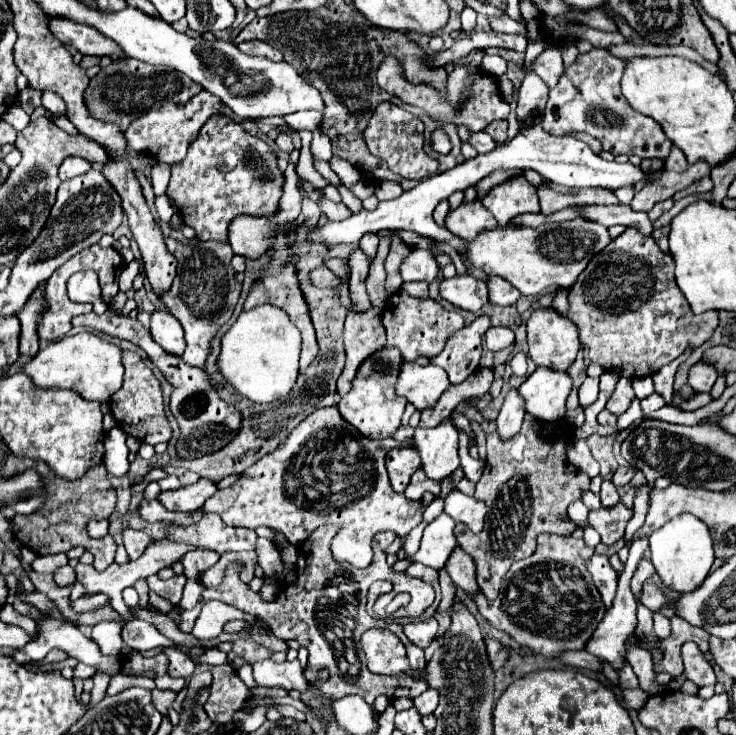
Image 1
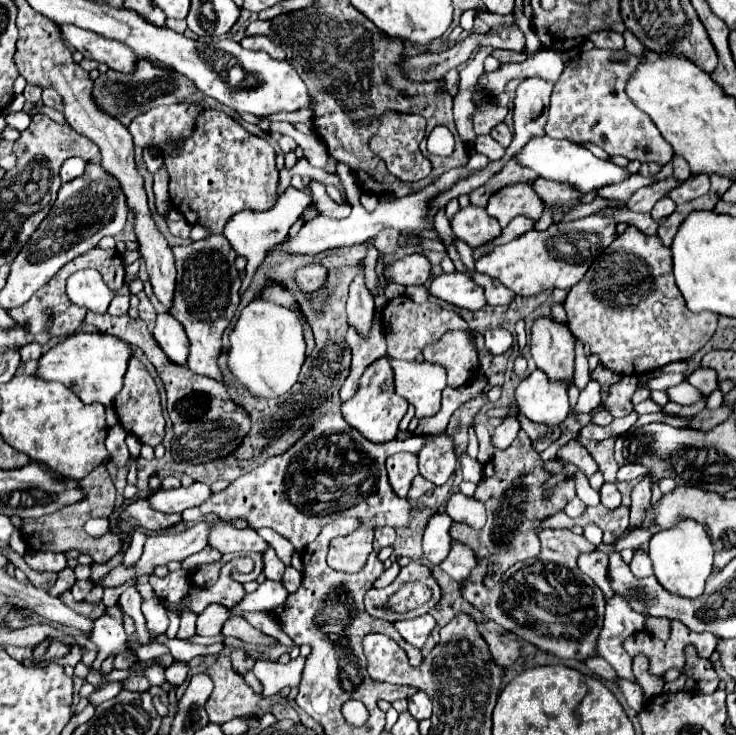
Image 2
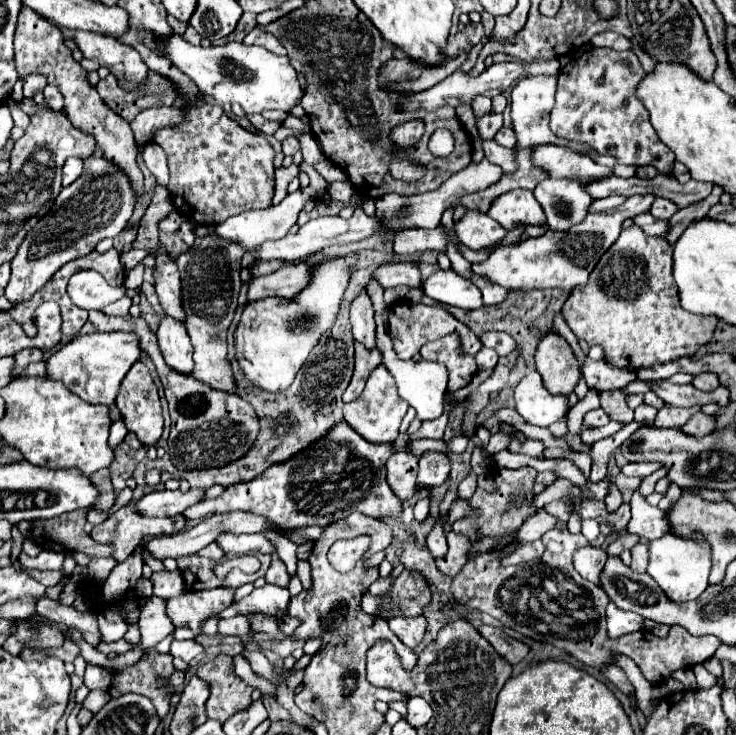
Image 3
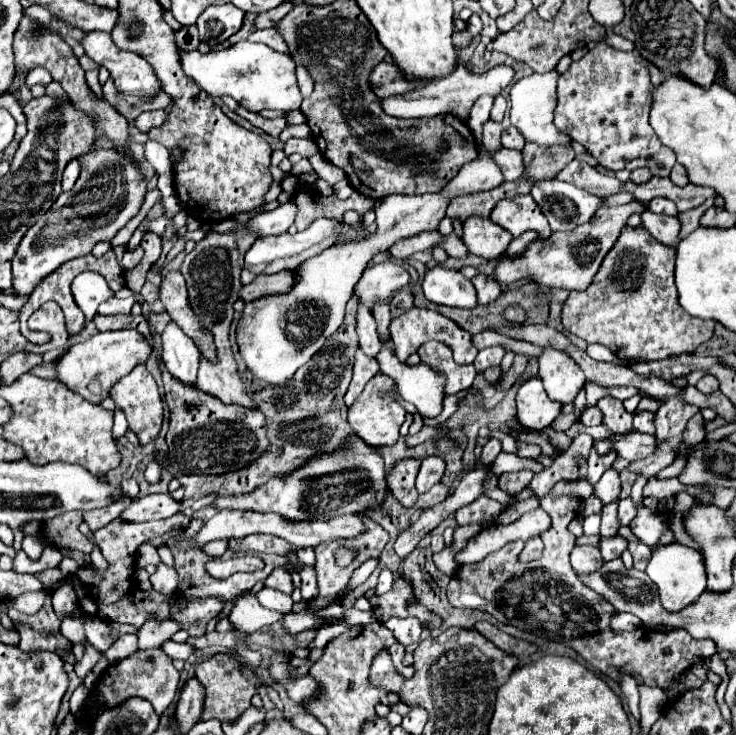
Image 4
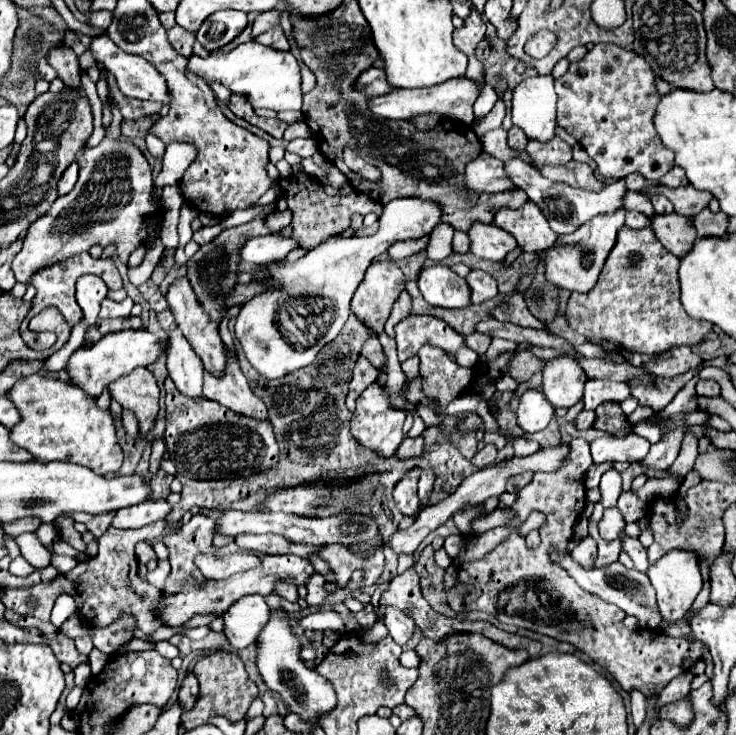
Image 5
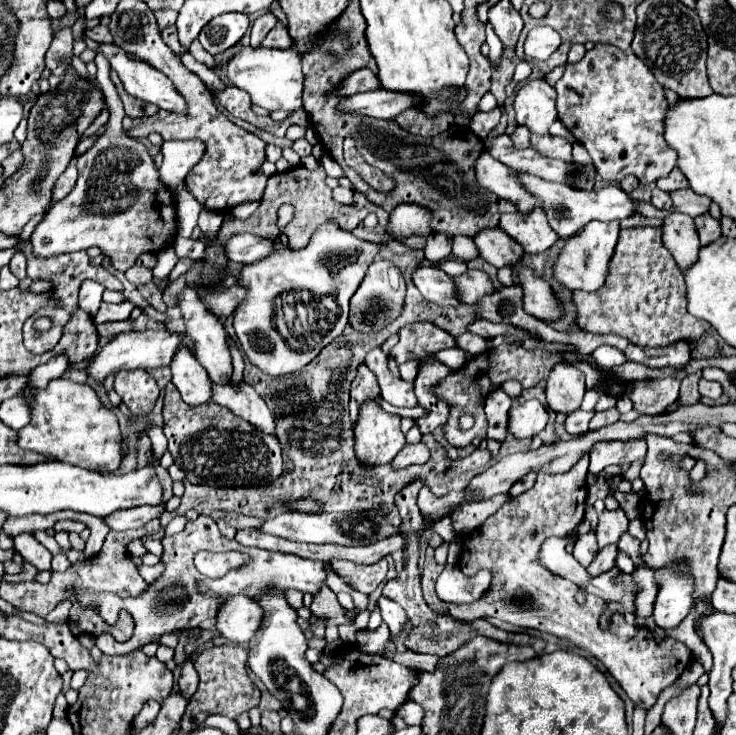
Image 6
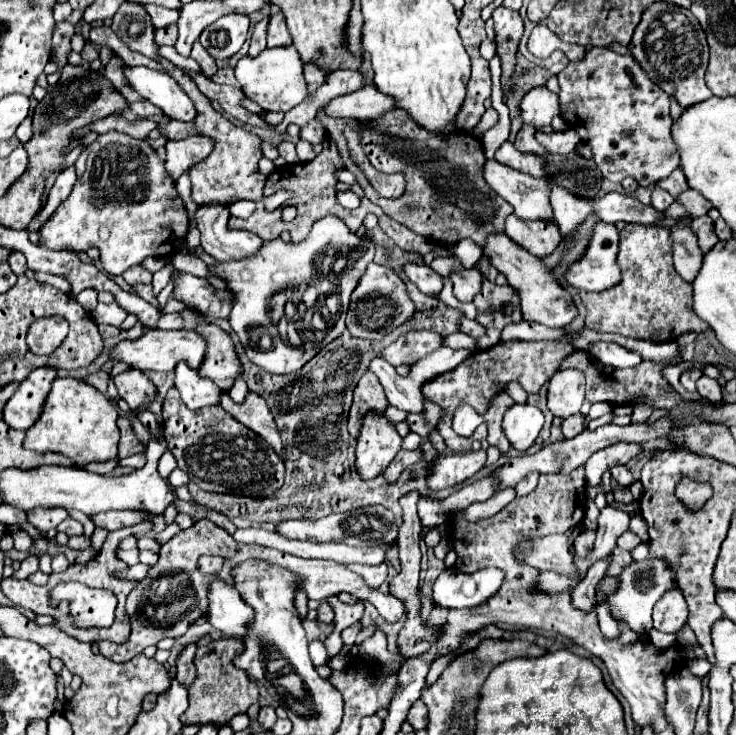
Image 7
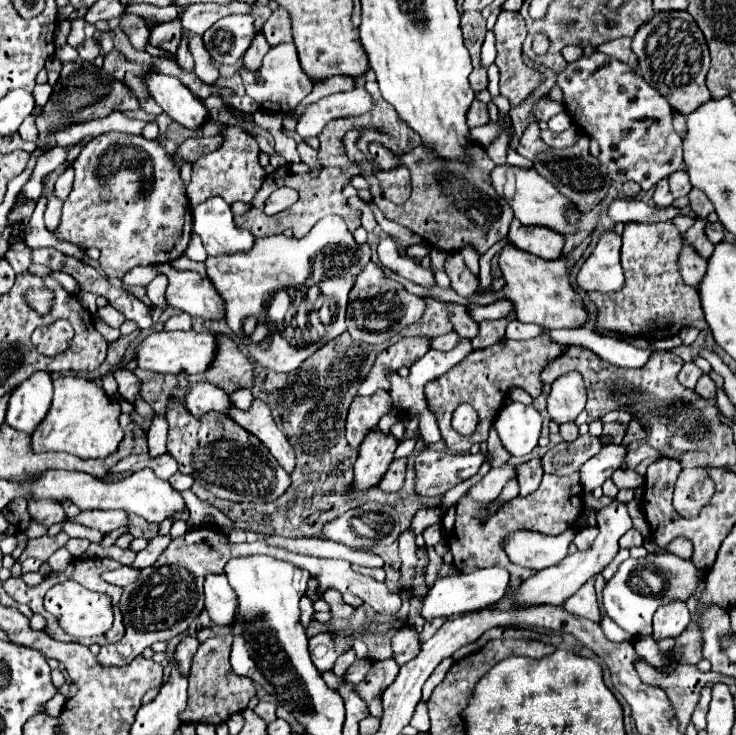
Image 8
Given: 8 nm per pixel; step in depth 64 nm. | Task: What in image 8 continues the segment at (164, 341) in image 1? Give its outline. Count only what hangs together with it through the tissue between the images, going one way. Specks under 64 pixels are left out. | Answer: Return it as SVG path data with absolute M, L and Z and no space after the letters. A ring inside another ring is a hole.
M186 374L178 376L178 384L188 392L186 408L192 416L200 418L208 412L218 412L218 414L230 416L232 400L226 392L220 392L220 388L216 388L212 384L188 384Z

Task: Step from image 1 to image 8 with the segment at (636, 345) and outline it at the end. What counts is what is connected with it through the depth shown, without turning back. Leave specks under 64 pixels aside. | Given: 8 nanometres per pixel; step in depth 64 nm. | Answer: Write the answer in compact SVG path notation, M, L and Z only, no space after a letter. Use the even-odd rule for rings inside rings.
M628 222L622 234L622 268L626 276L624 288L612 294L588 294L588 298L598 306L596 326L644 338L674 336L684 326L706 330L708 324L704 312L700 310L698 292L684 284L678 272L680 250L682 234L672 222Z

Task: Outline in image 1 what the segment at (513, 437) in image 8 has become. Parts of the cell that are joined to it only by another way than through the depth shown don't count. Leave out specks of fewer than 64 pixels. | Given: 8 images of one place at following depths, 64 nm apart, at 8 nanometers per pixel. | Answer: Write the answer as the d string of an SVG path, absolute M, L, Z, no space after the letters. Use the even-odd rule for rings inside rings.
M536 368L518 388L524 398L524 410L540 422L558 422L566 414L566 398L572 390L572 380L566 372Z

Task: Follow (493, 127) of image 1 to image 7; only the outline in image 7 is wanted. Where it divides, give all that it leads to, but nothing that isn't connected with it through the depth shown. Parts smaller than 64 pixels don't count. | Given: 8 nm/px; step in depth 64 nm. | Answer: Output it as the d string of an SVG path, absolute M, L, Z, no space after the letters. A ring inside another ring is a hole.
M524 124L522 130L520 130L518 136L516 136L514 146L516 146L520 152L530 152L530 154L538 154L538 156L548 158L546 148L540 146L540 142L534 138L534 134L536 134L536 128L530 126L530 124Z

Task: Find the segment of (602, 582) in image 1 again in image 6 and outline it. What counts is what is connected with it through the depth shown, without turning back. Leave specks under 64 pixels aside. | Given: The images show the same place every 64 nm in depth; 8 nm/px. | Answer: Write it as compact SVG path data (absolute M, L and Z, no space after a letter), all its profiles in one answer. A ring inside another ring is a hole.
M586 532L582 536L578 536L576 544L574 544L574 558L586 568L590 566L590 562L594 560L598 552L598 544L596 544L596 536L594 532Z

